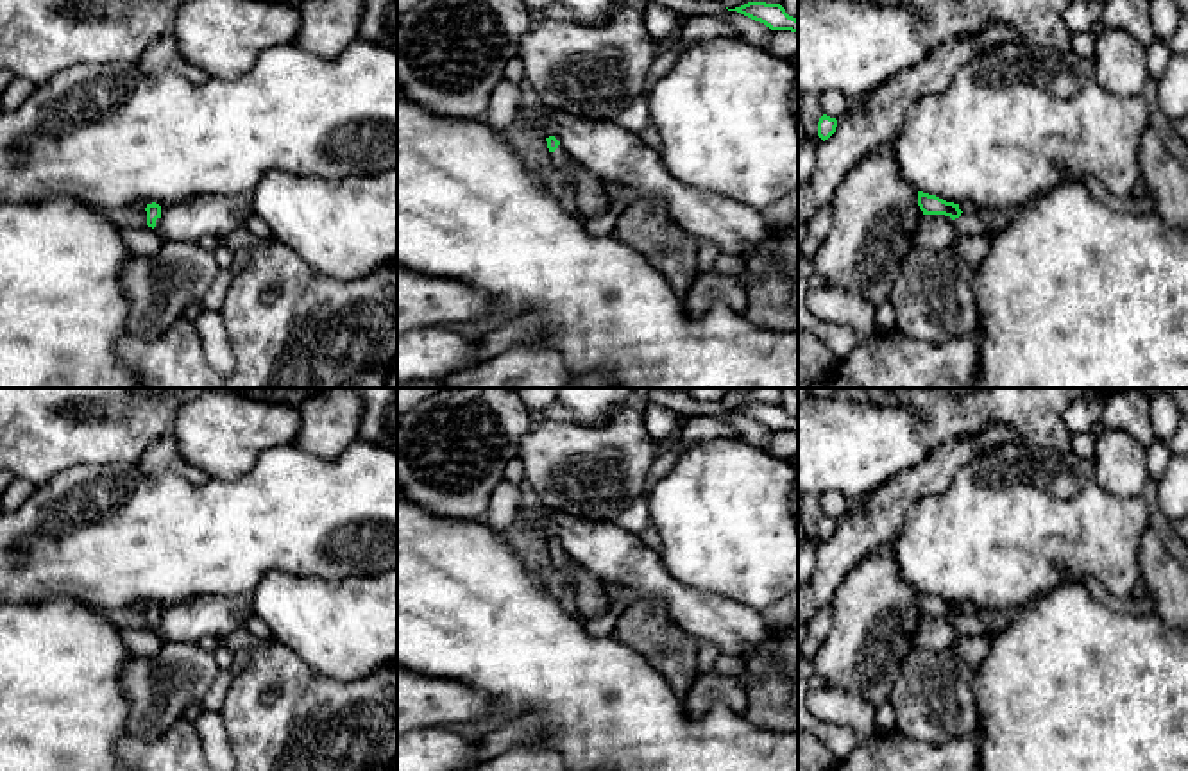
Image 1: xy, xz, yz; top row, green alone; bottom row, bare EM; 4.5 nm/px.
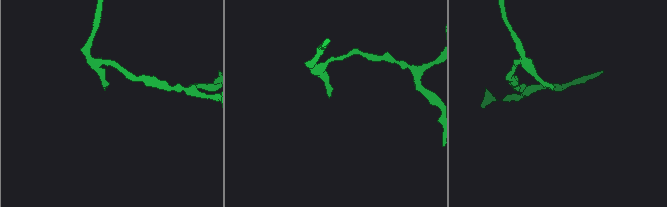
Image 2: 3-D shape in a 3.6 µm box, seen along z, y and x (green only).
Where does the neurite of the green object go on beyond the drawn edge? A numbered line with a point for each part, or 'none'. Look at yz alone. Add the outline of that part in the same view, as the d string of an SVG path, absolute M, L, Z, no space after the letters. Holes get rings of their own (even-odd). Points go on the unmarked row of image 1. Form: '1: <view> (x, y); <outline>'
1: yz (967, 625); M961 614L961 617L955 619L954 623L961 635L977 635L977 637L986 637L989 640L998 631L998 630L989 628L977 615Z

